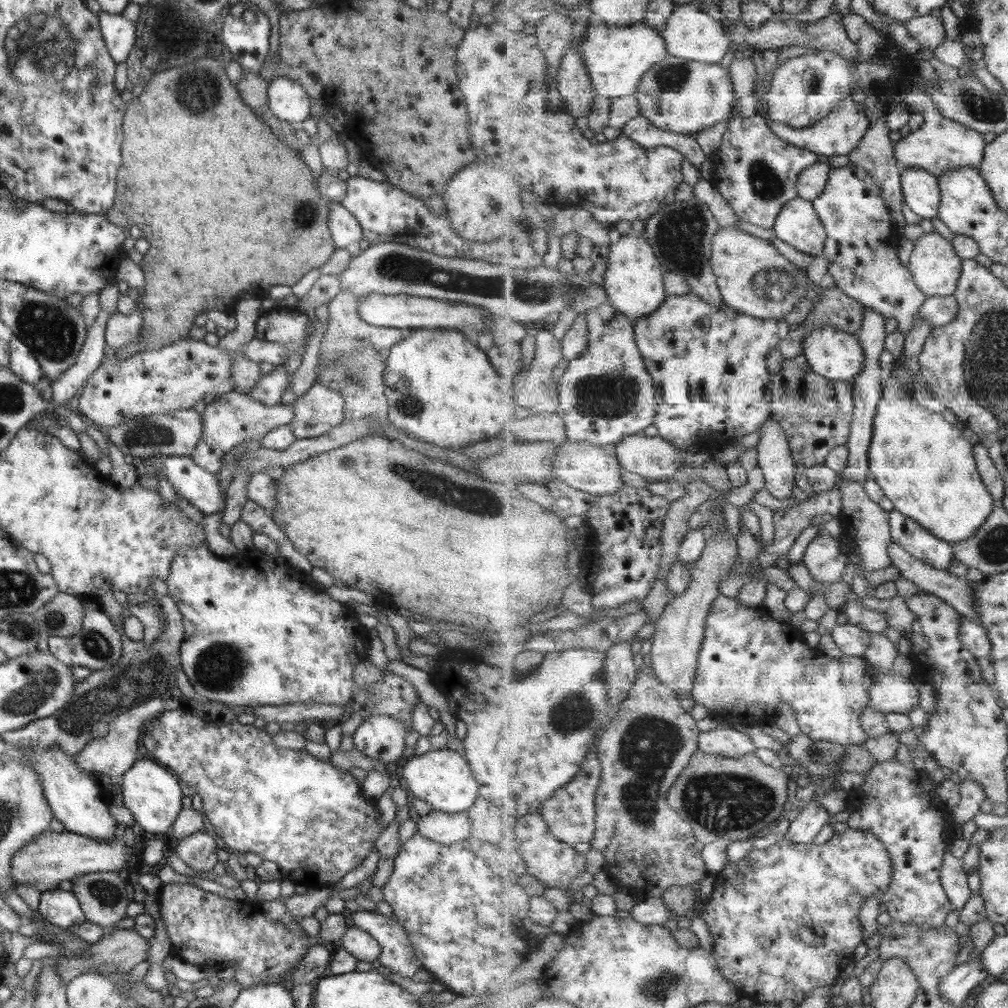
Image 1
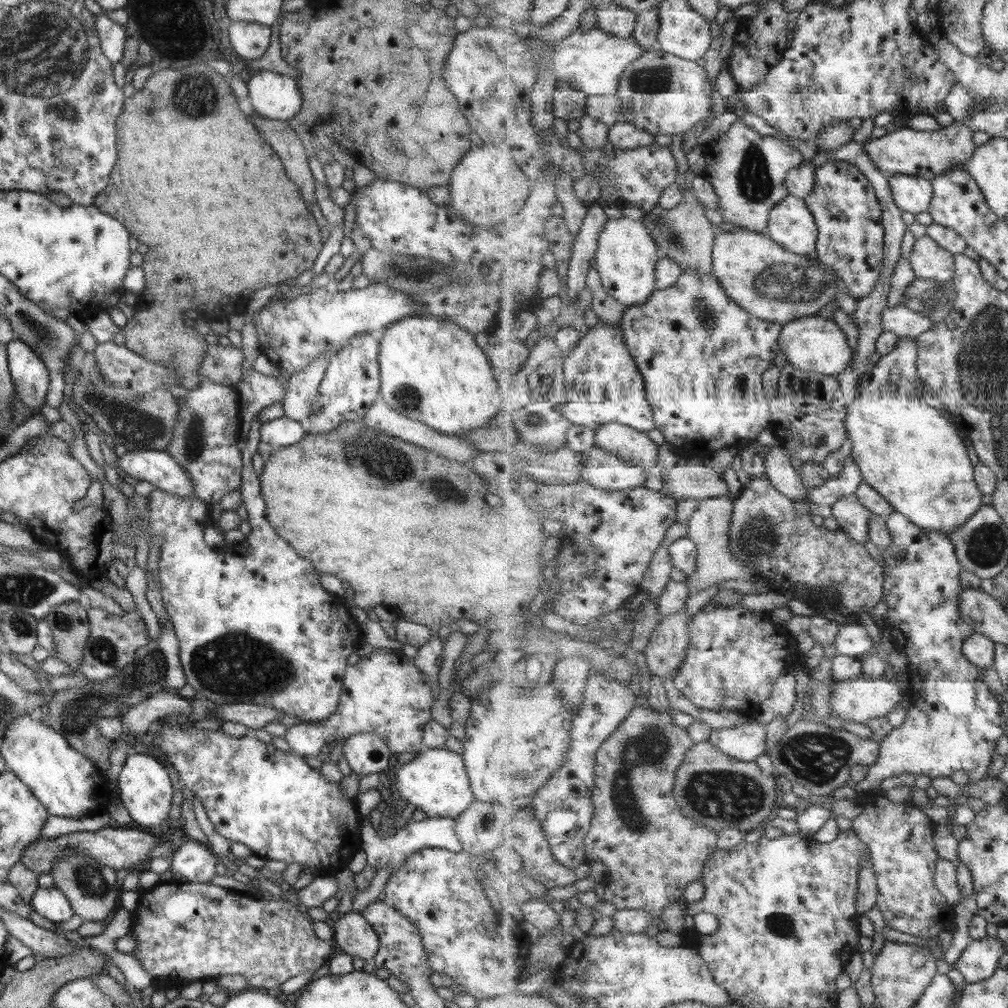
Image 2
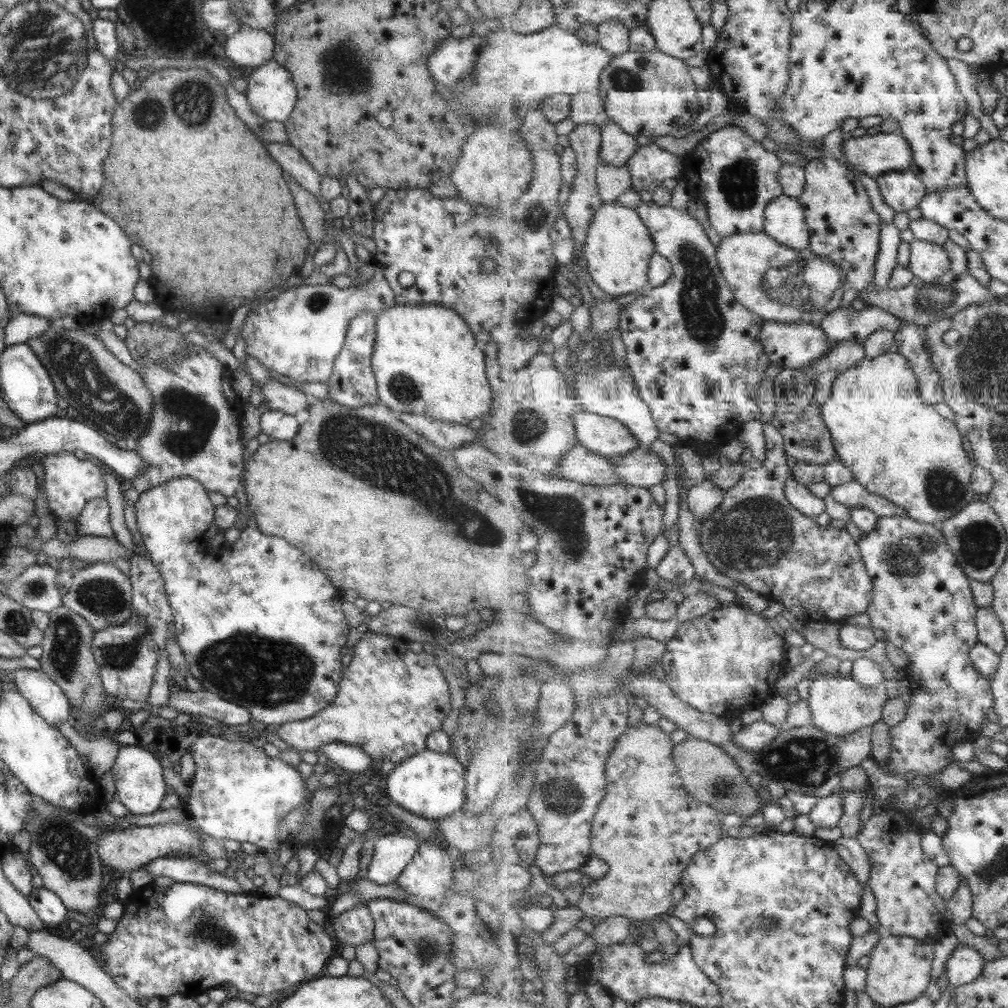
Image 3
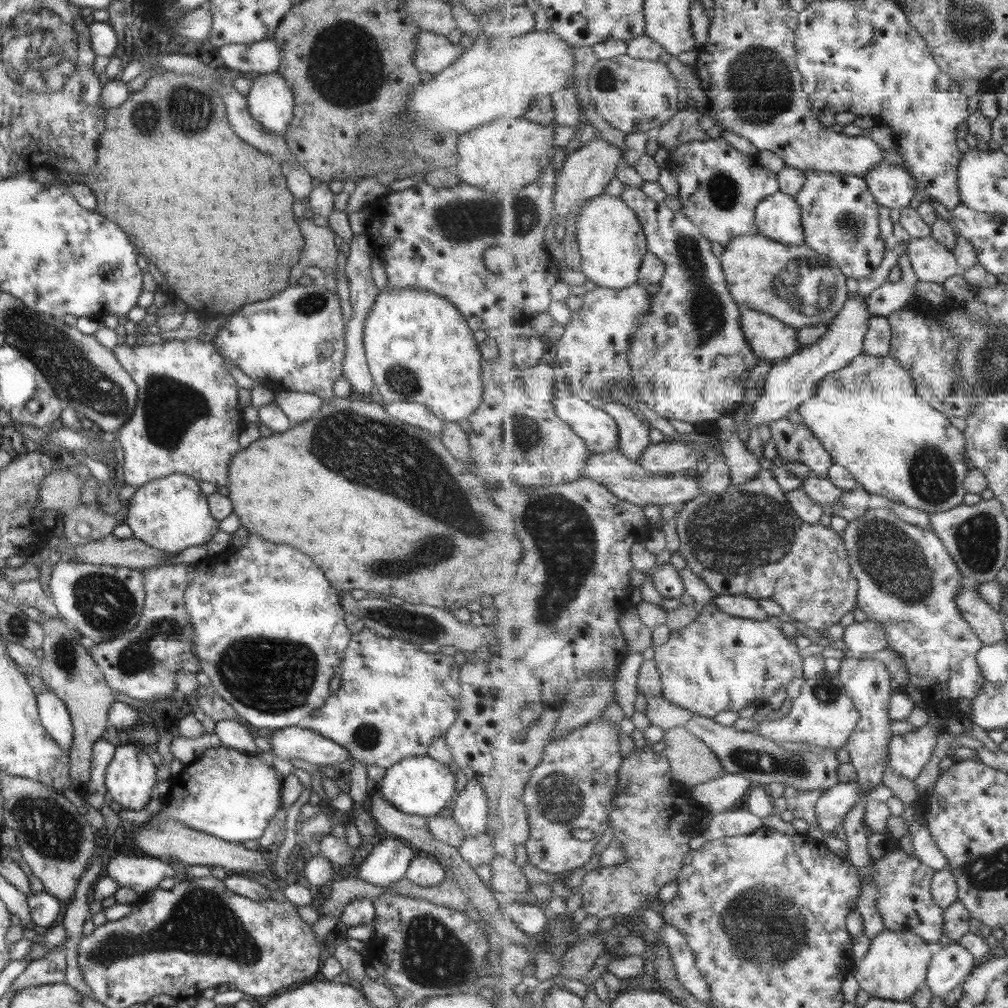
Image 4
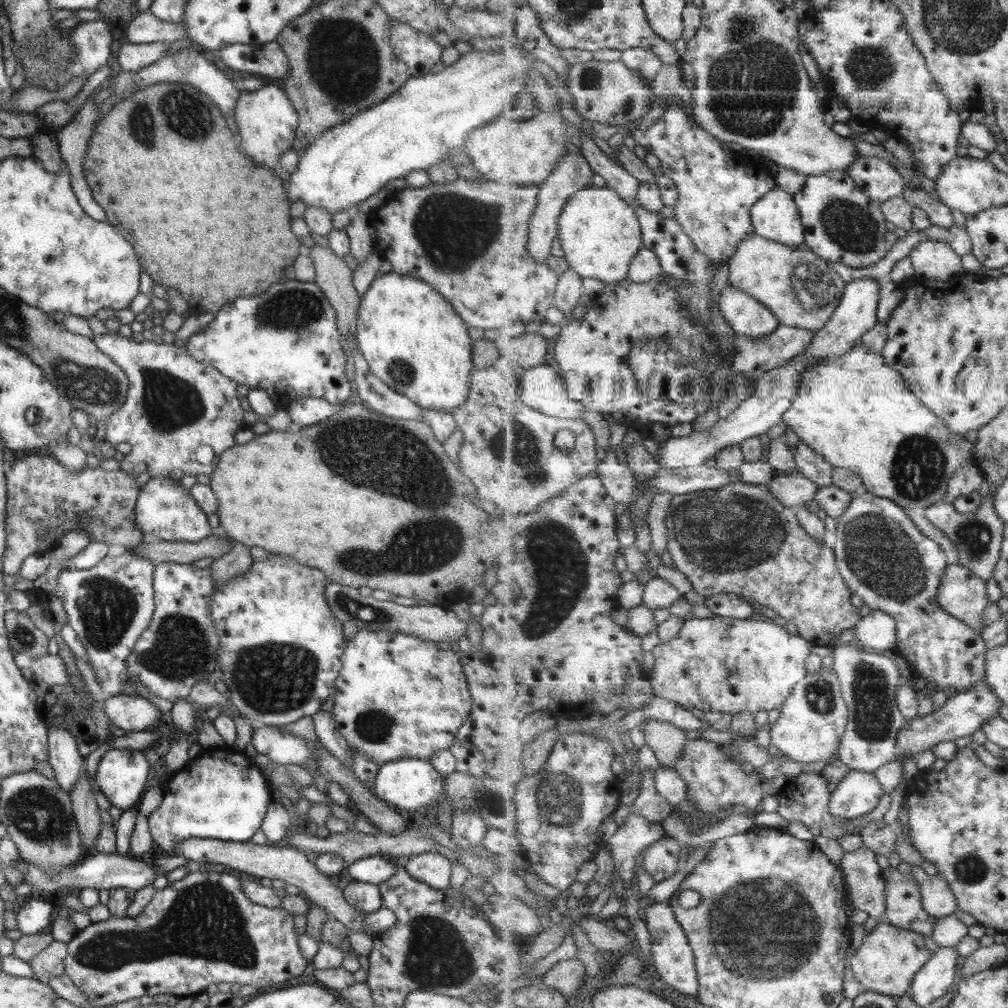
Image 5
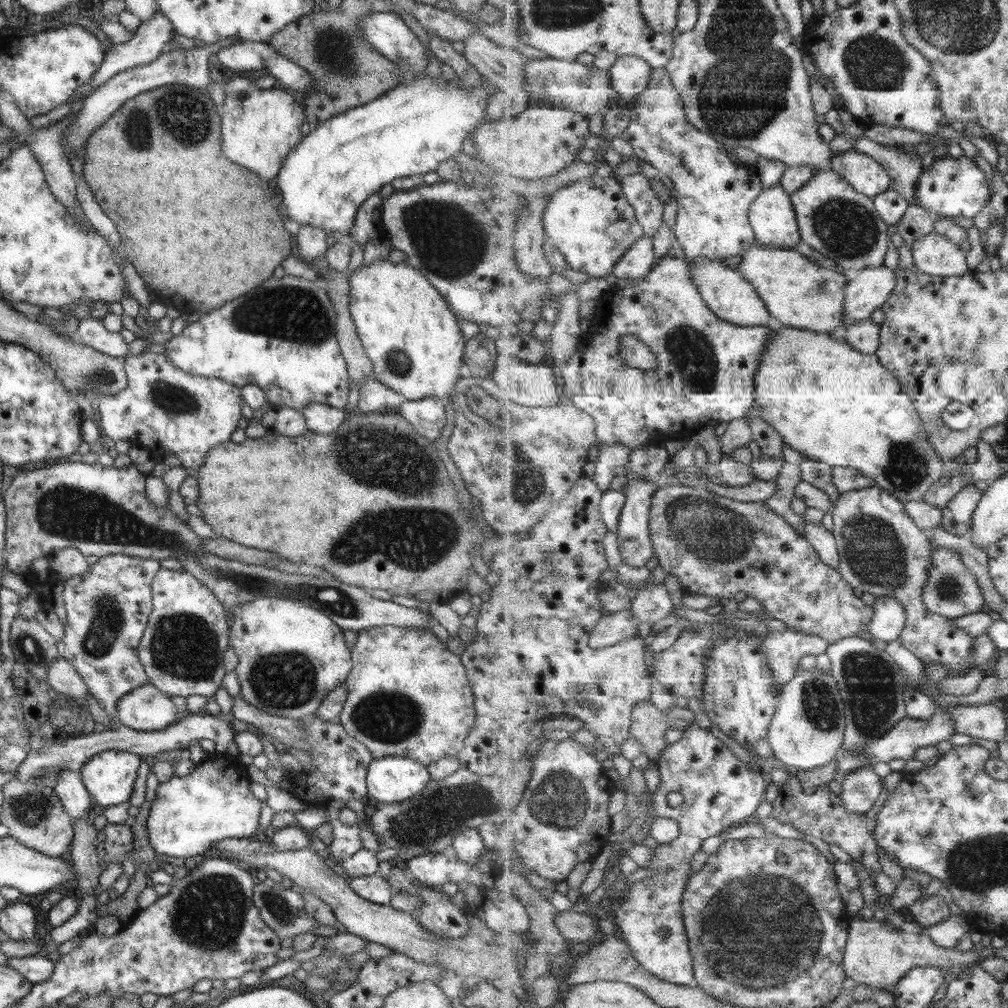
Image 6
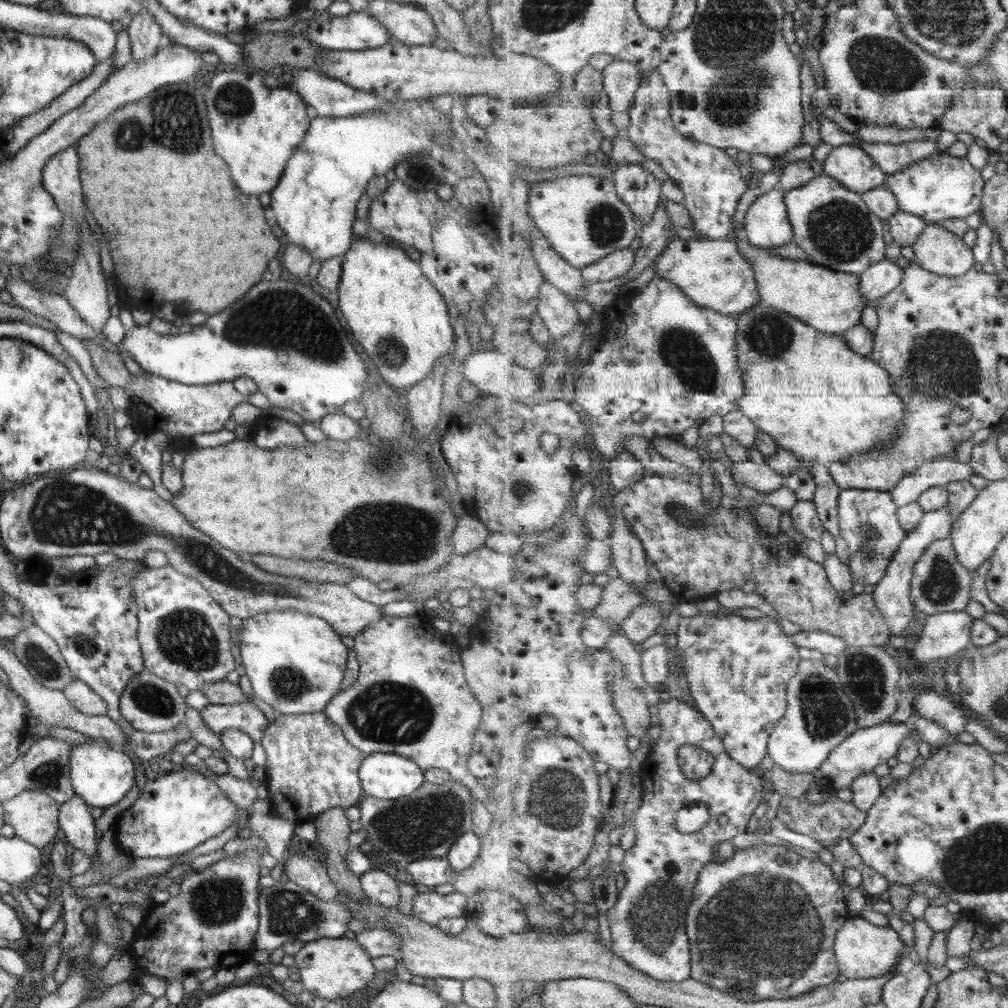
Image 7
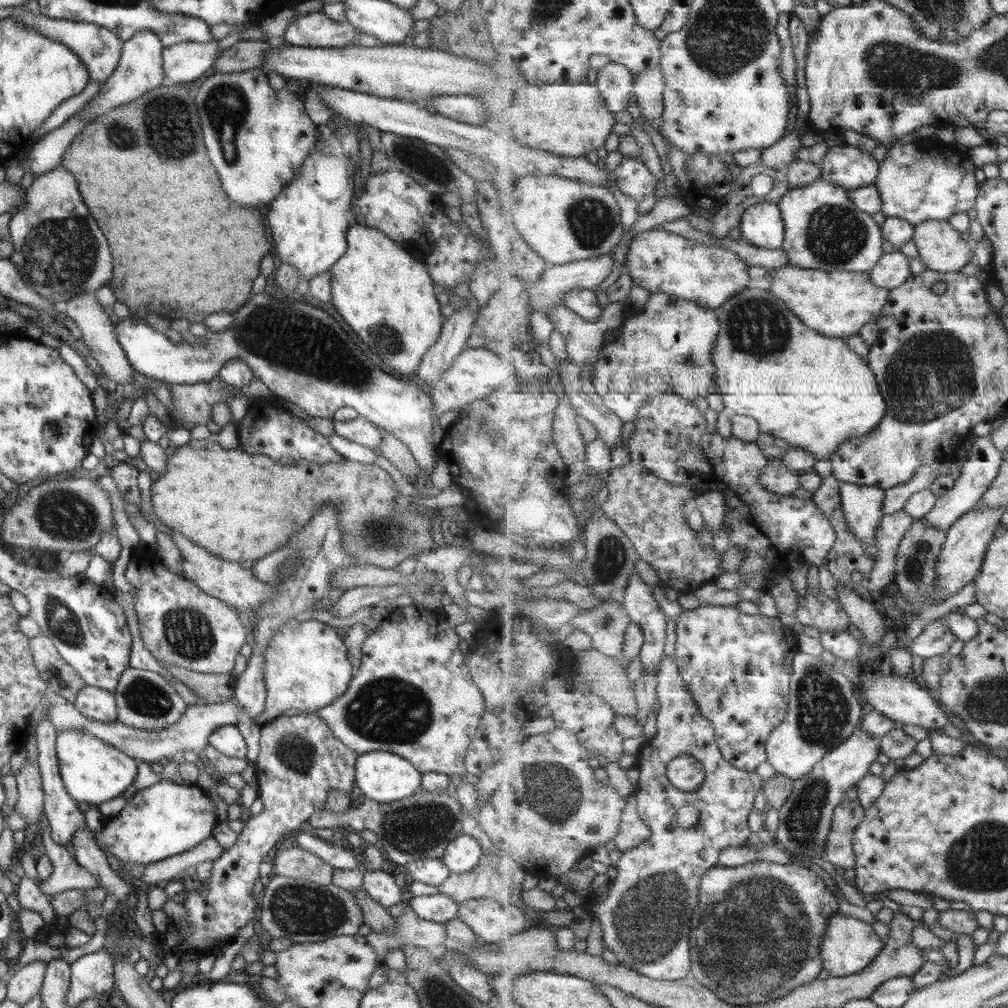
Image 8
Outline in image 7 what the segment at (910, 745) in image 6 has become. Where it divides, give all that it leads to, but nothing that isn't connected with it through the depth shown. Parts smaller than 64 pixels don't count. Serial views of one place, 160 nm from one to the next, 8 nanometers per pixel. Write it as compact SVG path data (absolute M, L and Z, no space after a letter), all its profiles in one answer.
M891 721L882 722L877 726L859 727L851 736L848 736L829 755L827 761L821 765L820 769L813 772L814 781L808 790L808 801L810 804L822 804L828 800L837 790L842 788L852 788L852 784L863 774L869 774L880 764L887 763L890 758L896 757L901 743L906 738L917 738L917 731L909 729L905 723L895 723Z

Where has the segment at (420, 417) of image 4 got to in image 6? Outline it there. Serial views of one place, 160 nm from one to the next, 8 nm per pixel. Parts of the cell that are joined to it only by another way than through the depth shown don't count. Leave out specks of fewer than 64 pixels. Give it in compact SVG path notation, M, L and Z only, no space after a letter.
M367 378L359 386L359 399L356 406L361 413L367 414L383 412L386 408L398 409L401 401L403 399L399 394L389 390L375 378Z

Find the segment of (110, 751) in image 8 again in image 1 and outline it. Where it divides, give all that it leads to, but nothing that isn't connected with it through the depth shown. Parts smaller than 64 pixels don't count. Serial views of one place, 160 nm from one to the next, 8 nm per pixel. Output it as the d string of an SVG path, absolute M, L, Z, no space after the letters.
M141 758L135 759L117 779L122 790L122 803L129 809L135 824L145 832L153 832L153 834L164 833L171 827L181 809L183 797L177 783L178 777L174 773L149 758Z

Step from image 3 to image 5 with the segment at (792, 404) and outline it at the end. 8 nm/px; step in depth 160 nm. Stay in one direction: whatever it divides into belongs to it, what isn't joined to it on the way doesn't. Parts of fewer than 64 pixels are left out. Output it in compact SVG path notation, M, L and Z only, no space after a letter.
M800 437L794 453L798 466L796 472L805 475L821 487L833 485L834 466L827 462L823 454L813 450L813 447L800 440Z

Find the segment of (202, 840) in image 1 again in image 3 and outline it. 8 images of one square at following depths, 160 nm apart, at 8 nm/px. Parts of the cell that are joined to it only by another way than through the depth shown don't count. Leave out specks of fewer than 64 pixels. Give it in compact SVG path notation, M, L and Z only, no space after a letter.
M161 857L144 864L143 869L153 879L161 875L175 883L200 884L226 893L248 894L235 880L227 880L224 874L207 868L202 858Z

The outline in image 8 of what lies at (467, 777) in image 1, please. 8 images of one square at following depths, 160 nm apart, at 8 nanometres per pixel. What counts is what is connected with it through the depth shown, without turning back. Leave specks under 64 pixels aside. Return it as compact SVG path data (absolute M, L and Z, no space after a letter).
M369 751L358 754L354 762L354 782L364 799L381 804L401 800L411 796L420 788L420 772L413 768L403 757L385 751Z

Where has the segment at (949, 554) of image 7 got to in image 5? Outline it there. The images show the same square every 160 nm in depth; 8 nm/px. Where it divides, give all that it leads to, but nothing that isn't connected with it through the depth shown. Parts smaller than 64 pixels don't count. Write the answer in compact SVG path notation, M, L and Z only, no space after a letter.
M950 562L947 568L947 574L943 579L943 584L939 588L937 594L937 601L949 614L955 615L965 624L973 627L976 631L981 632L983 627L986 627L985 610L989 607L989 600L987 598L987 584L981 580L979 576L973 574L965 566L961 566L958 562Z

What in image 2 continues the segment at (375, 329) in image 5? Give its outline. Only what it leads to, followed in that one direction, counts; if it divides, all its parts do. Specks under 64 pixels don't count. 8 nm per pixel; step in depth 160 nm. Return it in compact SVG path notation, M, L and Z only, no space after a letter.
M413 315L384 326L377 335L379 394L397 414L422 422L444 435L463 436L468 430L495 424L499 410L499 388L493 368L483 352L482 341L462 326L437 317Z

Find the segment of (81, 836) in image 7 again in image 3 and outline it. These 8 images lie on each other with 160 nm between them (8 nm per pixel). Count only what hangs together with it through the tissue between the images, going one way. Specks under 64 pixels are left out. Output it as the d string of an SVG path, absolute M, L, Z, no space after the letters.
M15 669L9 673L17 692L49 726L72 720L71 708L63 692L40 670Z

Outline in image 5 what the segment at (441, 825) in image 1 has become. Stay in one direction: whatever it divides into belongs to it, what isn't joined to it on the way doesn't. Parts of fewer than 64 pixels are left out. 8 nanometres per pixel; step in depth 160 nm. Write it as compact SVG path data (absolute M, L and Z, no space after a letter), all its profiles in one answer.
M383 855L366 856L348 865L347 874L353 881L379 884L389 878L398 865L401 862Z

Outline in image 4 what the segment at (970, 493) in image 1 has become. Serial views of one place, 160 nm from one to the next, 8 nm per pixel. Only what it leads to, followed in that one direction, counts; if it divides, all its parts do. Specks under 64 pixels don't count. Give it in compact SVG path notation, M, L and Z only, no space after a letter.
M867 353L860 354L851 361L849 366L838 370L837 372L828 374L821 380L818 391L815 396L811 397L807 402L801 404L798 412L805 423L816 434L816 437L821 441L825 450L832 454L834 464L844 466L851 471L851 474L858 480L858 482L871 494L878 494L885 496L889 501L901 503L911 508L922 510L923 512L937 514L938 512L945 512L951 510L956 506L964 503L965 495L968 493L963 486L963 481L967 473L971 469L971 463L967 455L967 438L964 431L951 424L949 417L937 410L930 402L927 402L917 392L916 382L908 370L891 355L873 356Z

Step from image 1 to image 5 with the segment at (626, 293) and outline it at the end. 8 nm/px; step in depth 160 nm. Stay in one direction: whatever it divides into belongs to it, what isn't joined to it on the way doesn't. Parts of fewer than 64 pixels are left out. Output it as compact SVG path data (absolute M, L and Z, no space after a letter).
M605 184L583 188L569 198L558 220L558 238L570 268L584 278L596 278L606 283L627 279L630 261L644 246L637 211Z

